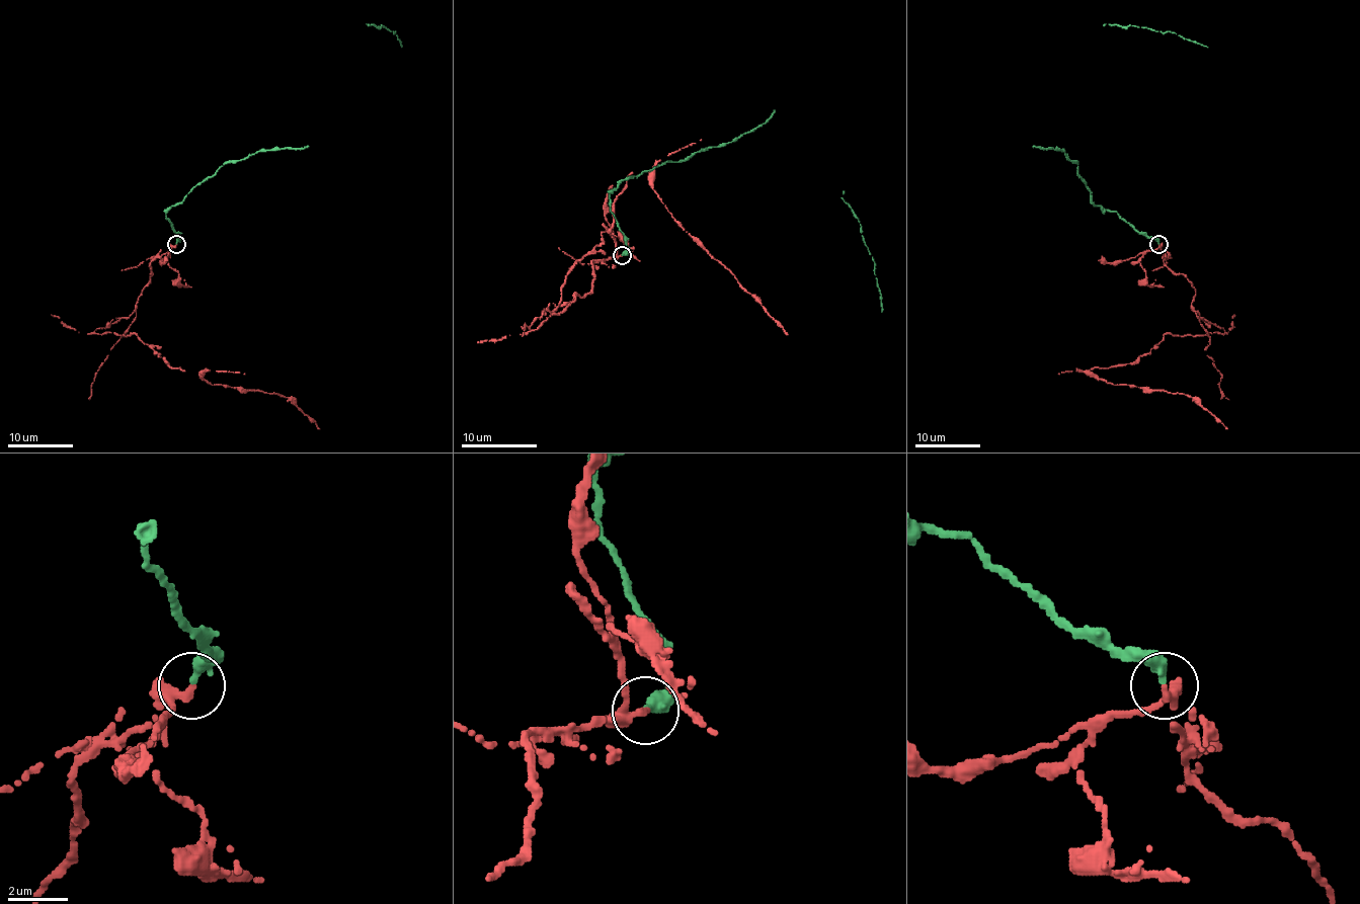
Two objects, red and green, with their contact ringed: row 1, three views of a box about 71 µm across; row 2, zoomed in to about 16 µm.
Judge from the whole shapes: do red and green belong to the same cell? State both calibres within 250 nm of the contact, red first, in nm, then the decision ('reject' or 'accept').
240 nm thick on the red side, 360 nm on the other; reject

